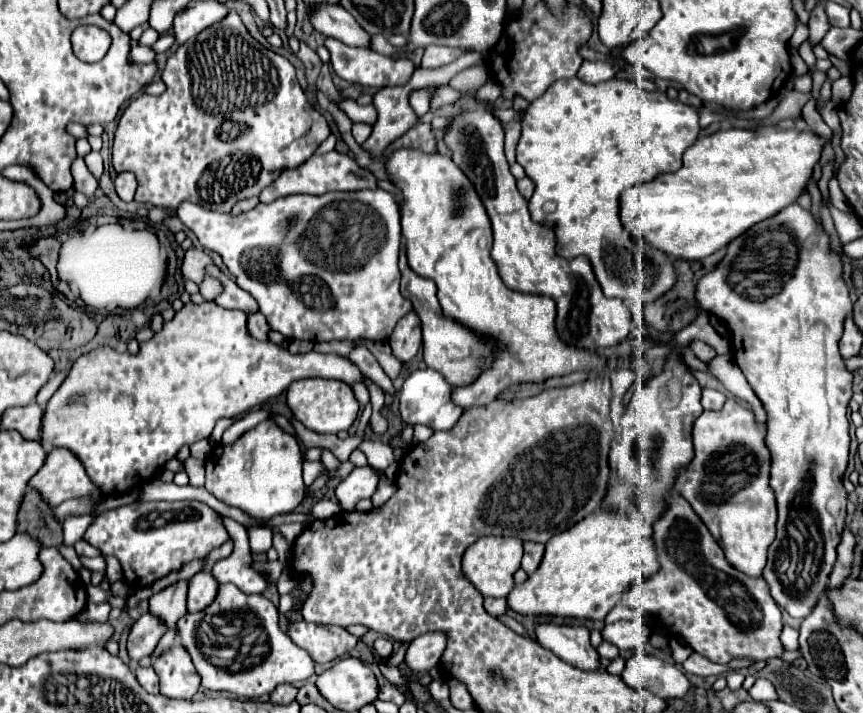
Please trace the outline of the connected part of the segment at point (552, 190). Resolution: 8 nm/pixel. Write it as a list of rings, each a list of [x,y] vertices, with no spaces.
[[[573,77],[573,79],[559,79],[555,81],[539,99],[533,101],[533,107],[527,109],[525,117],[523,117],[523,127],[521,127],[521,137],[519,137],[519,143],[517,143],[517,163],[525,169],[525,173],[533,179],[535,183],[535,193],[529,201],[529,211],[531,211],[531,219],[535,223],[541,223],[541,225],[549,225],[553,227],[555,231],[555,239],[557,239],[557,253],[561,257],[577,257],[577,255],[585,255],[589,261],[591,261],[591,267],[593,267],[593,273],[605,293],[605,297],[615,297],[615,299],[621,299],[621,301],[639,301],[641,305],[647,305],[651,301],[657,301],[661,295],[665,295],[665,291],[669,291],[675,281],[677,281],[677,275],[675,275],[675,259],[667,253],[663,253],[661,249],[653,249],[653,247],[647,247],[643,241],[639,241],[637,237],[631,237],[621,221],[621,215],[619,215],[619,197],[625,189],[629,187],[635,187],[639,183],[647,183],[647,181],[653,181],[657,175],[661,173],[669,173],[669,171],[677,171],[683,161],[683,153],[685,149],[689,149],[695,139],[699,137],[699,111],[695,107],[689,107],[677,99],[669,99],[665,93],[647,93],[643,91],[639,85],[635,85],[633,81],[627,81],[627,79],[609,79],[605,83],[597,83],[597,85],[589,85],[589,83],[583,83],[579,77]]]

